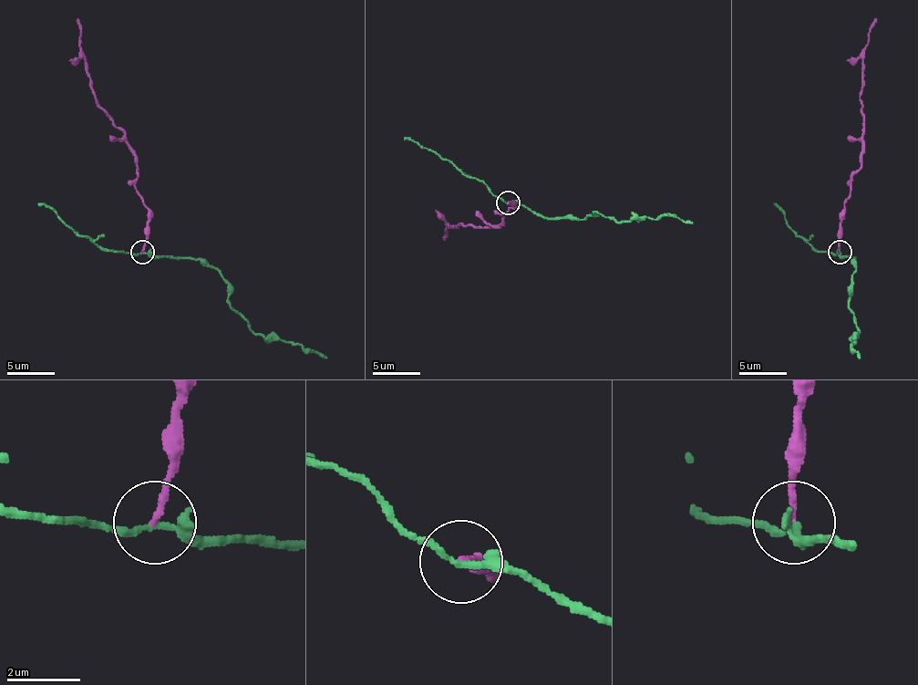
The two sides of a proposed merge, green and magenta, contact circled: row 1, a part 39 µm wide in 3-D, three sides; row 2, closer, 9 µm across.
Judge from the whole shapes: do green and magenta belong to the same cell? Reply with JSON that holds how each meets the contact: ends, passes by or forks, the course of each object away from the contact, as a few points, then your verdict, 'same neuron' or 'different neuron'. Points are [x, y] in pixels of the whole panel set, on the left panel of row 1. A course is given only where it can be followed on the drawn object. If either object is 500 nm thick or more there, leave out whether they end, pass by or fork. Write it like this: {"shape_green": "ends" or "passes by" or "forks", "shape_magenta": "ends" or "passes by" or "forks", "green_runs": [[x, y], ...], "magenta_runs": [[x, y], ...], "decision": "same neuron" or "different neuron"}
{"shape_green": "passes by", "shape_magenta": "ends", "green_runs": [[141, 253], [205, 260], [227, 286], [230, 305], [255, 334], [303, 346], [327, 358]], "magenta_runs": [[141, 253], [149, 210], [137, 189], [137, 155], [96, 98], [84, 53], [79, 46], [77, 19]], "decision": "different neuron"}

